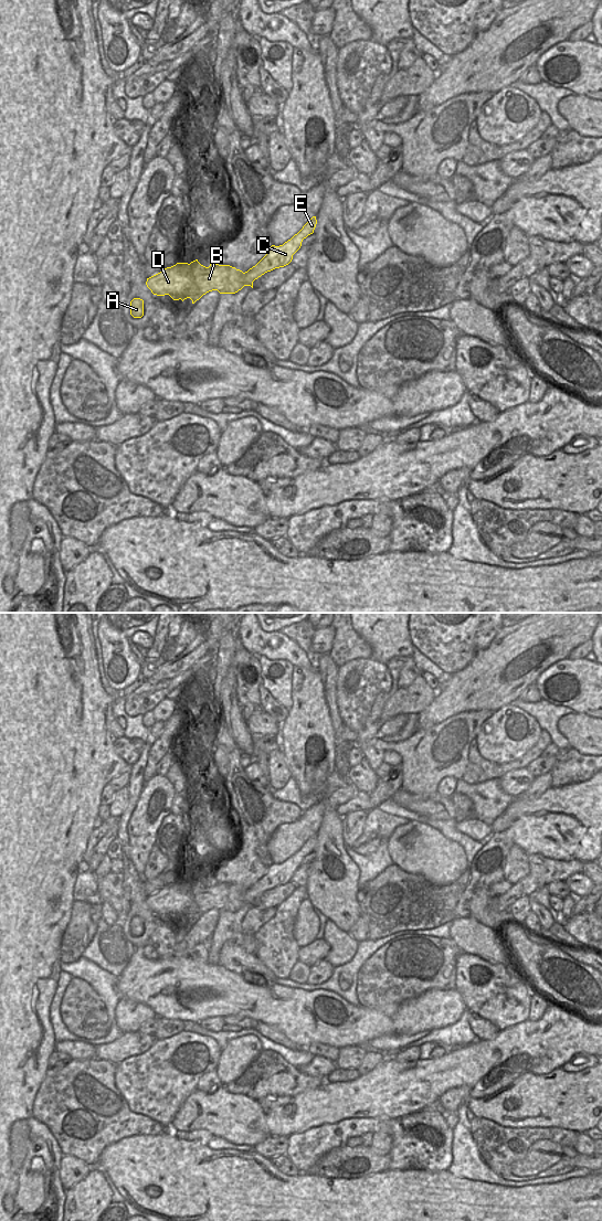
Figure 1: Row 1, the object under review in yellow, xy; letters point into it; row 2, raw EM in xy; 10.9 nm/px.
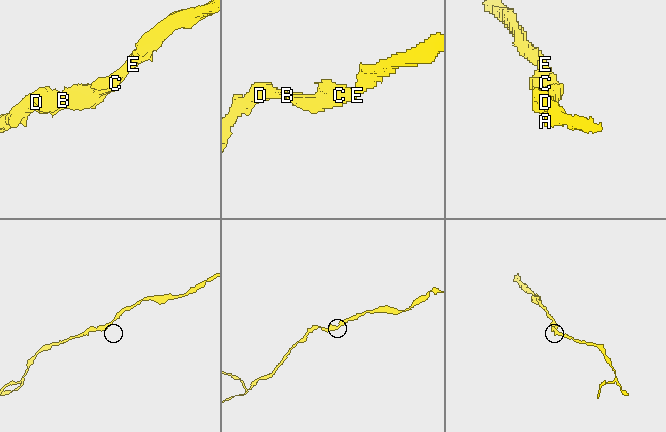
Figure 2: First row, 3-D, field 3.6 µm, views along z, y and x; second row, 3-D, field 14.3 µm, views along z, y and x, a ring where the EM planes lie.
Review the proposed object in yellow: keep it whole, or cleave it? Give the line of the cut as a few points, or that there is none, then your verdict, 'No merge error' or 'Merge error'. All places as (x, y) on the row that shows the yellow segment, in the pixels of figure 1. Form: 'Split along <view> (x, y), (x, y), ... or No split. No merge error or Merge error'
No split. No merge error

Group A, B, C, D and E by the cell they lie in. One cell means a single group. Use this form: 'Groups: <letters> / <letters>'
Groups: A B C D E

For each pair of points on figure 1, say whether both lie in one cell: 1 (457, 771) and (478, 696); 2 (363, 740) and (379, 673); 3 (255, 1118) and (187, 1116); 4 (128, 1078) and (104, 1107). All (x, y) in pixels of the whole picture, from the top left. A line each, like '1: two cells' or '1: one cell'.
1: two cells
2: one cell
3: one cell
4: two cells

